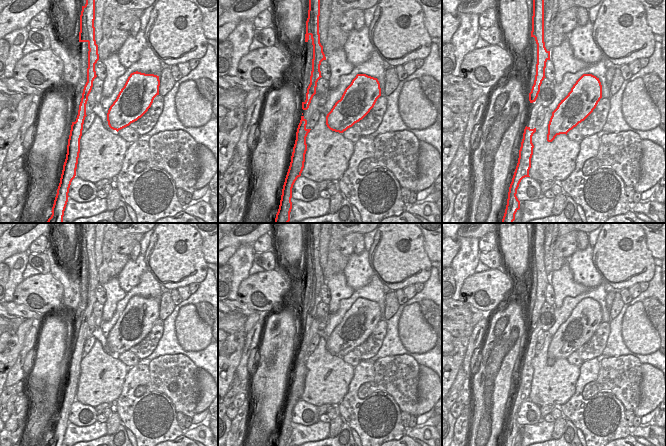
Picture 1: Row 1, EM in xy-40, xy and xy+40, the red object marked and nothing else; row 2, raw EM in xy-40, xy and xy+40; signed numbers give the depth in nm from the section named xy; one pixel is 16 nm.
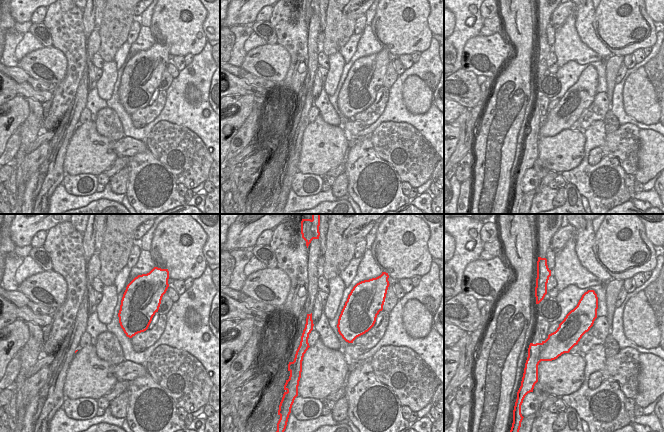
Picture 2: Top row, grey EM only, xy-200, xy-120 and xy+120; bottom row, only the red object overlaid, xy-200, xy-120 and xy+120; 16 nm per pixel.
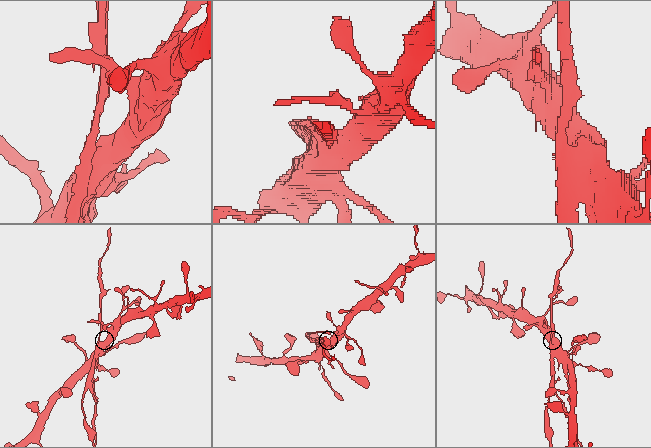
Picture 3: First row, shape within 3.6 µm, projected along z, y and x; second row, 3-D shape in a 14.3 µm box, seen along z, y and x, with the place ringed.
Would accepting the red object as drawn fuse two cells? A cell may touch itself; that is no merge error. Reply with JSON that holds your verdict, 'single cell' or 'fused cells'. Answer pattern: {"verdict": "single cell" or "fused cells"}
{"verdict": "fused cells"}

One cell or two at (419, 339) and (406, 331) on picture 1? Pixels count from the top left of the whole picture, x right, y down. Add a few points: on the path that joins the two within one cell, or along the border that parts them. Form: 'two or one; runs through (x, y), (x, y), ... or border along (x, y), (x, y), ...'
one; runs through (416, 336), (409, 331)

